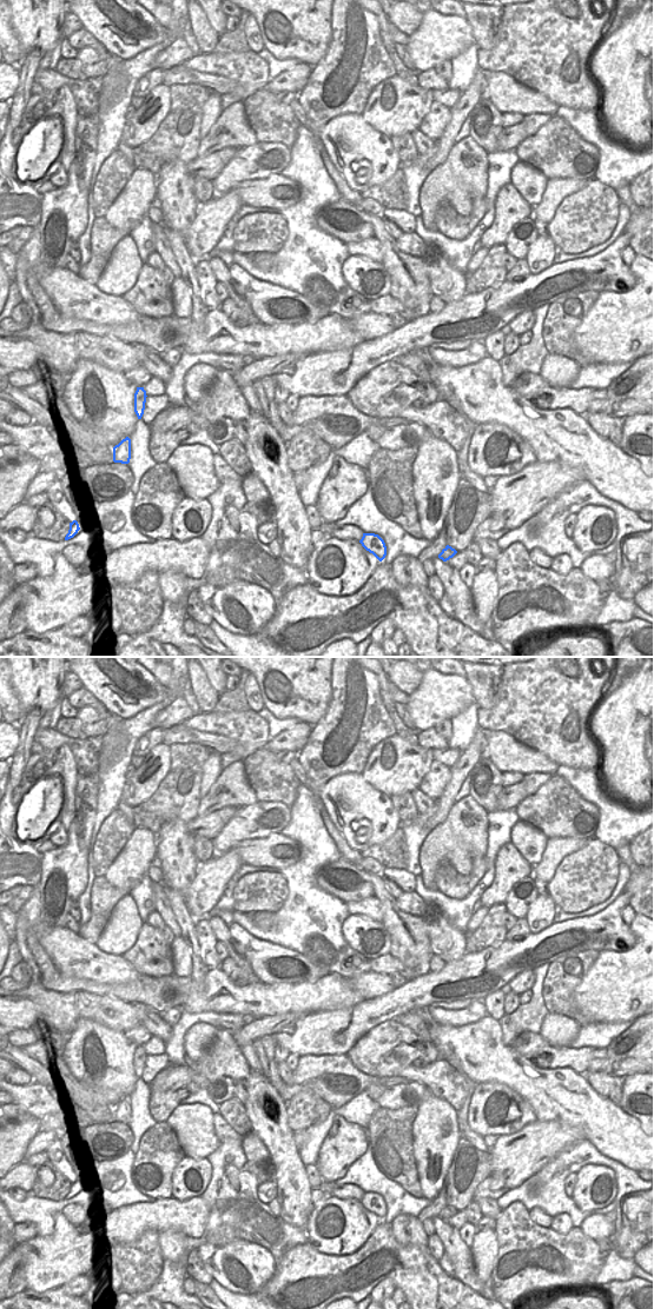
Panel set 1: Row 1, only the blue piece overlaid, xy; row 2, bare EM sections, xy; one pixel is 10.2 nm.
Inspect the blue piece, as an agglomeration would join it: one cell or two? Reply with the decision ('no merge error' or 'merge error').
merge error

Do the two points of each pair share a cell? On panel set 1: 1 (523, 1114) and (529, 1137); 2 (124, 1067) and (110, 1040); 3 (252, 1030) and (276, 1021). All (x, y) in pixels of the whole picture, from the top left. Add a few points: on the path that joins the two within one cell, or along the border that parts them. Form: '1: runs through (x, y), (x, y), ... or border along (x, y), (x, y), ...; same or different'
1: border along (535, 1120), (514, 1133), (500, 1135); different
2: runs through (117, 1060), (110, 1052), (110, 1047); same
3: runs through (258, 1028), (270, 1025); same

